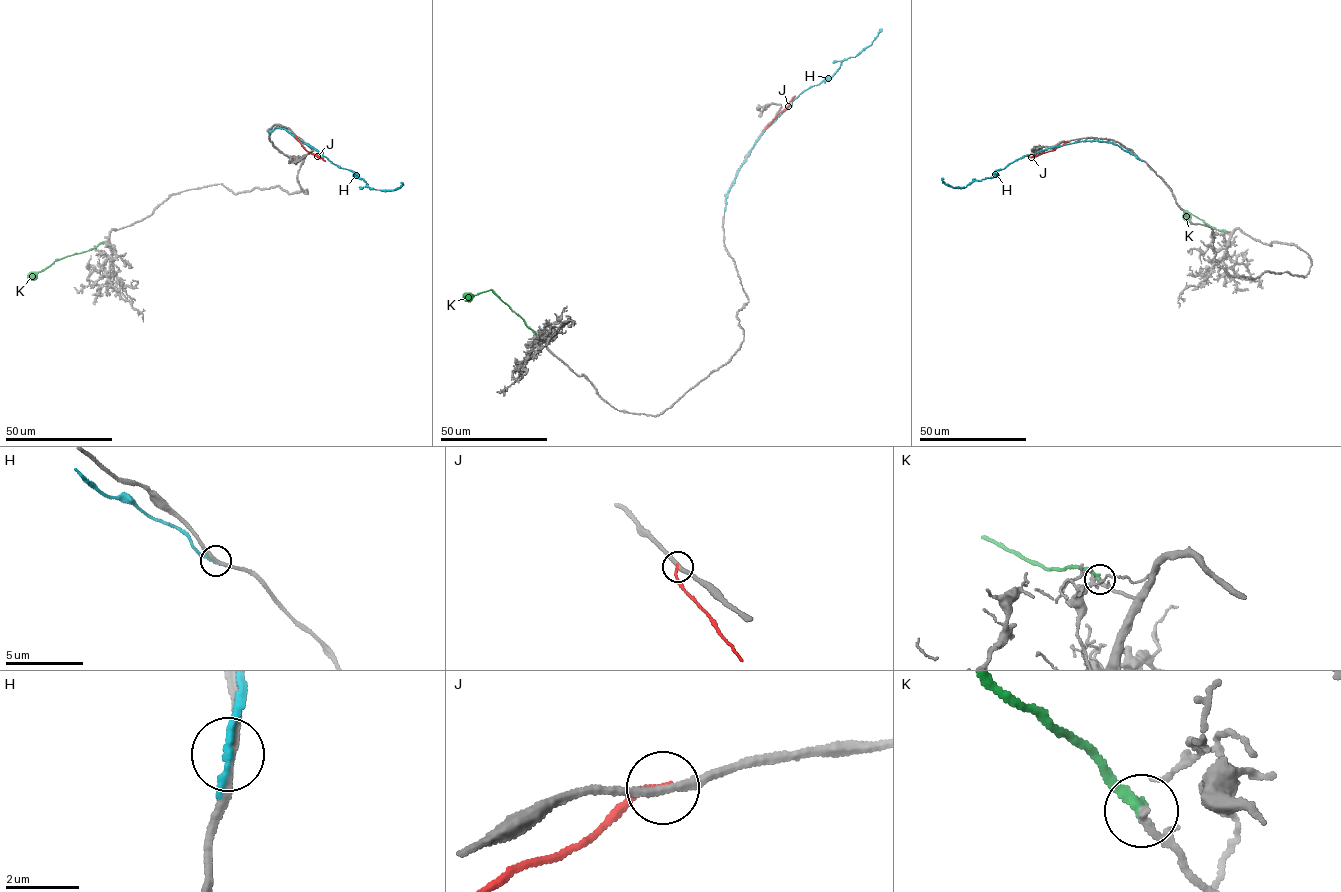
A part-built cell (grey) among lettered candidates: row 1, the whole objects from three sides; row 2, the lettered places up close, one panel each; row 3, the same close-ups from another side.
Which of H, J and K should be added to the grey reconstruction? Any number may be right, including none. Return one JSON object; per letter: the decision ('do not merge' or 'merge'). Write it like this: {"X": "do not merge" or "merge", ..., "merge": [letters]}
{"H": "do not merge", "J": "do not merge", "K": "merge", "merge": ["K"]}

